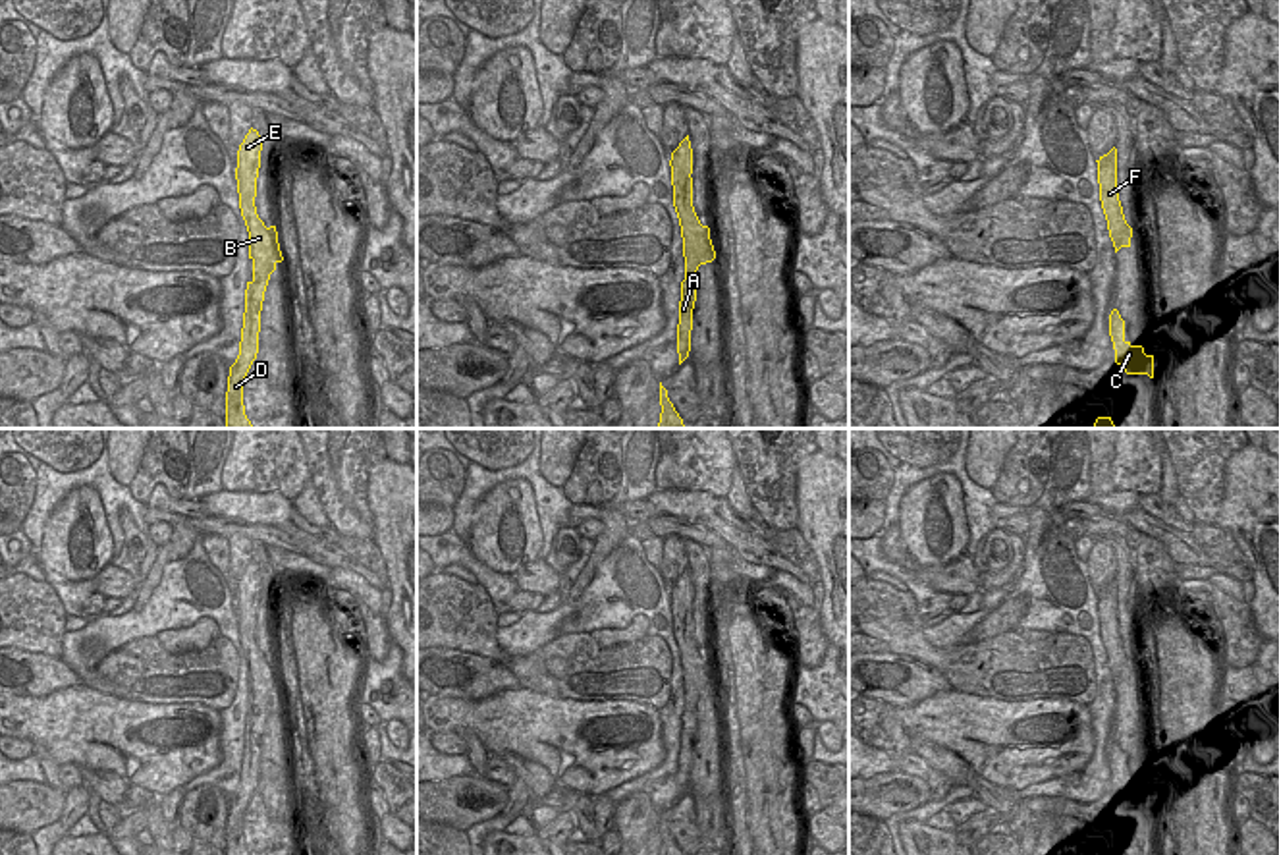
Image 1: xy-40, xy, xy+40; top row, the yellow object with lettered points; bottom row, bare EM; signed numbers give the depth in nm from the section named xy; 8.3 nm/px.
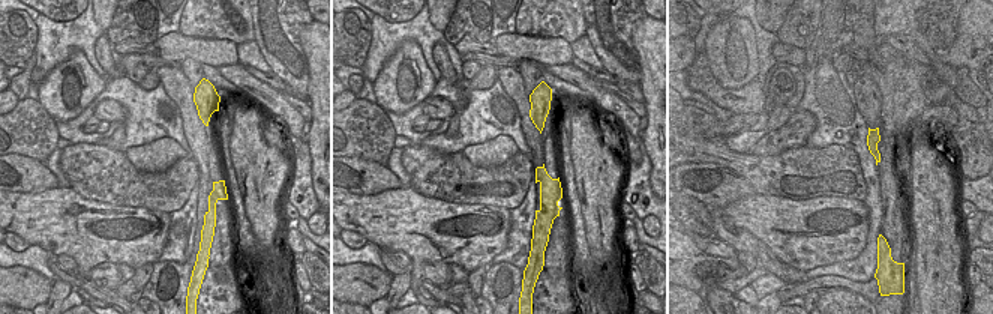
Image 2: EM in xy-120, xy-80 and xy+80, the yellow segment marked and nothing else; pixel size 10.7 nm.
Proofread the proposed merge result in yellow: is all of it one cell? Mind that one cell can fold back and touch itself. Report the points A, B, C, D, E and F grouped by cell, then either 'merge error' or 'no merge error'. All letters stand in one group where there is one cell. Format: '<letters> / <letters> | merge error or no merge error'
A B D E F / C | merge error

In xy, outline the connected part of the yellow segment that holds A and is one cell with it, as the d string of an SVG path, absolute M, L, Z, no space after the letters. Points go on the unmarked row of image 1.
M689 567L671 585L673 639L681 658L685 712L681 714L677 786L679 797L691 784L693 741L696 733L696 703L712 695L716 683L710 672L710 660L702 658L693 639L693 581Z

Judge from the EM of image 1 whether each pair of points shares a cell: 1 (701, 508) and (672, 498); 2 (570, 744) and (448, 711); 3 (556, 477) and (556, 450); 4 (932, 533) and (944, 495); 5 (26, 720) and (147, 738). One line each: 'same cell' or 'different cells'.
1: same cell
2: same cell
3: same cell
4: same cell
5: same cell

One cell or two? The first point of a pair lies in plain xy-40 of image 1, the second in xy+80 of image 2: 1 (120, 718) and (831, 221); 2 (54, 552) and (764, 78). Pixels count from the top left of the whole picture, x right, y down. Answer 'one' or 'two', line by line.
1: one
2: two

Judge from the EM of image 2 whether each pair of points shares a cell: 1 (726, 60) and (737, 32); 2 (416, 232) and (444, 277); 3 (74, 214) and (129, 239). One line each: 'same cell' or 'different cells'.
1: same cell
2: different cells
3: same cell

